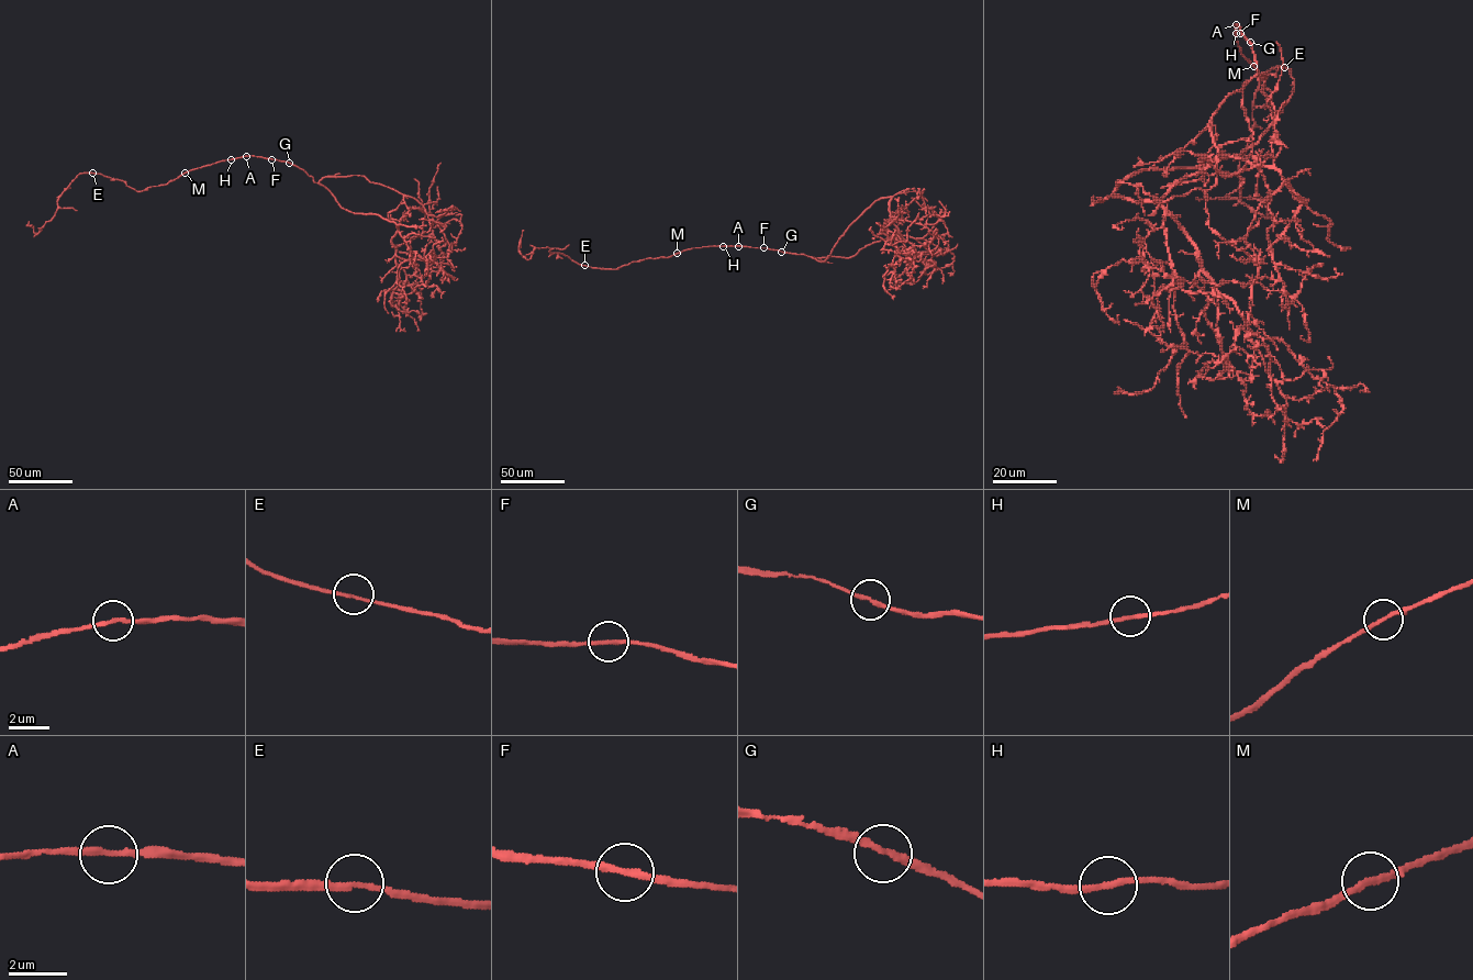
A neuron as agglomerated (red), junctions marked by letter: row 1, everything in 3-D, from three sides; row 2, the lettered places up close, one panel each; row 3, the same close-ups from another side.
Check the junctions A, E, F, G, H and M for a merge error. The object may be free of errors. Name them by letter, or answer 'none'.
none

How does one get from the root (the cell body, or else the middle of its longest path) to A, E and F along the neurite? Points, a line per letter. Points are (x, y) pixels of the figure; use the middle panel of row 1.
A: (779, 251), (738, 246)
E: (779, 251), (710, 246), (667, 257), (633, 262), (616, 269), (584, 266)
F: (779, 251), (763, 247)

